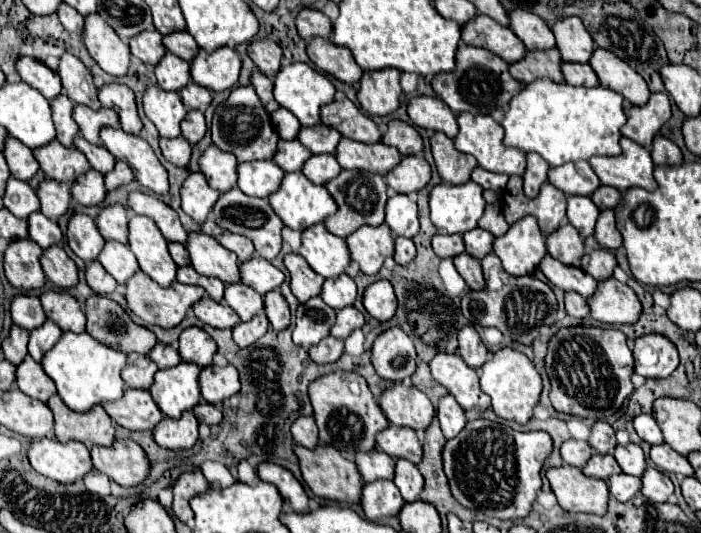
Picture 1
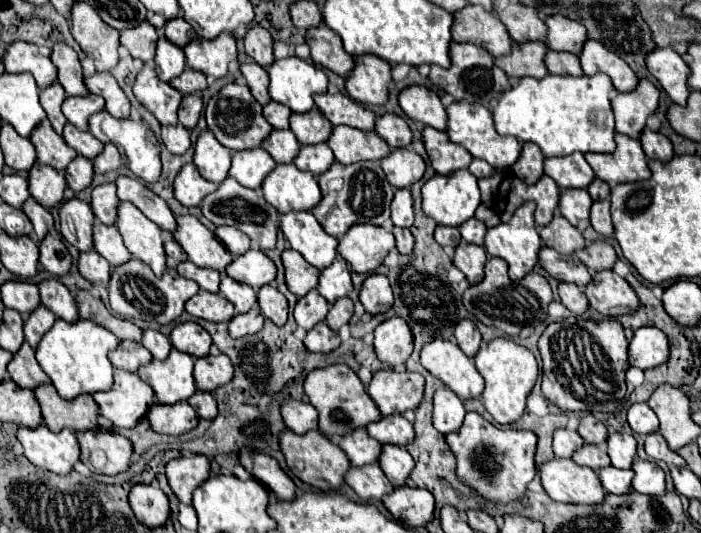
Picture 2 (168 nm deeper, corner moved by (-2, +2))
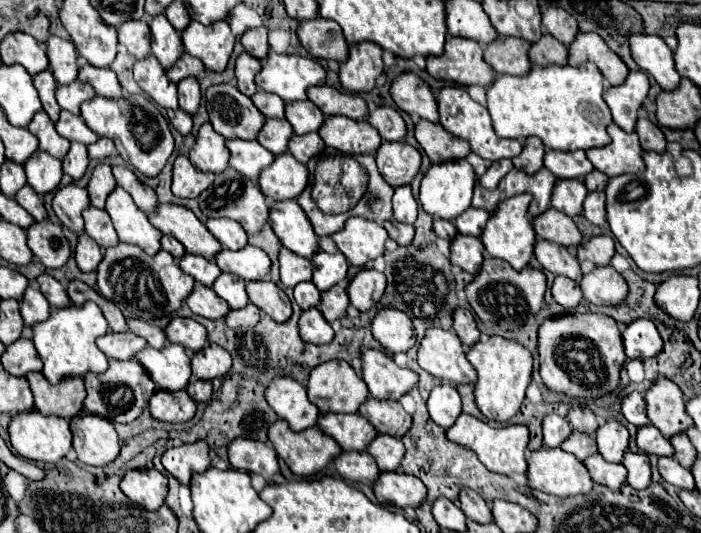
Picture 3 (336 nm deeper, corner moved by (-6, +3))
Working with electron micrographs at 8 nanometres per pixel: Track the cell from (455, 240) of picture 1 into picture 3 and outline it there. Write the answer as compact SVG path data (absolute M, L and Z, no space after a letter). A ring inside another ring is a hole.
M434 219L434 231L438 237L444 237L448 241L458 235L458 229L454 227L454 223L446 221L446 219Z

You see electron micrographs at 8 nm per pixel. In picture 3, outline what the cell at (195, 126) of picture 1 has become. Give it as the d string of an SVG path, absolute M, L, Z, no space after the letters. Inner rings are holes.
M182 79L178 83L178 99L180 99L180 107L194 115L198 111L198 105L200 105L200 85L198 85L198 79Z

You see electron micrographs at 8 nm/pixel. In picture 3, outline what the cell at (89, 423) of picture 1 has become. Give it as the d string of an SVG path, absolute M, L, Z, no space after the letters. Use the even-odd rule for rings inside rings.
M28 373L26 379L34 393L34 407L40 413L72 419L82 411L86 397L82 379L64 379L60 387L48 383L40 373Z

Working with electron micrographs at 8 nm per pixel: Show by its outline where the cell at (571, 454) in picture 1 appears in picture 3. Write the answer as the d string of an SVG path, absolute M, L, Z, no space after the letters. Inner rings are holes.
M548 413L544 415L542 421L542 437L544 437L544 445L546 447L560 447L560 443L572 433L572 427L568 423L568 419L556 415L556 413Z

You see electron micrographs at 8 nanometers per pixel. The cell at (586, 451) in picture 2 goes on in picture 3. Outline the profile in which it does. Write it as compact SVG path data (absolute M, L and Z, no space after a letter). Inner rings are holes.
M572 431L572 435L560 445L560 449L564 449L566 453L572 453L580 461L584 461L588 455L598 453L594 437L586 435L586 433L580 433L580 431Z

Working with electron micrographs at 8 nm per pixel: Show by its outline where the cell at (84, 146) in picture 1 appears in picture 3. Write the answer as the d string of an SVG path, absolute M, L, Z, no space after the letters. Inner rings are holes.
M60 111L60 119L56 121L56 131L66 137L68 141L78 141L78 143L94 143L98 135L86 127L84 119L80 115L72 115L70 111Z

